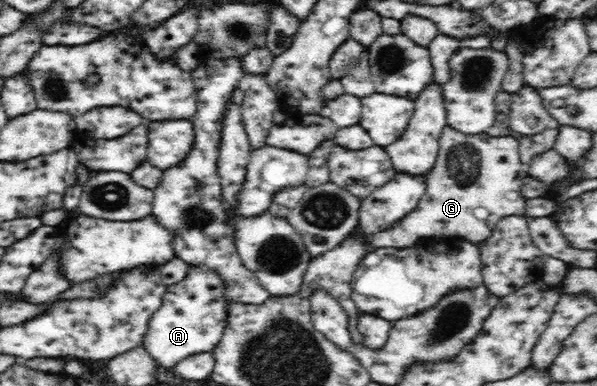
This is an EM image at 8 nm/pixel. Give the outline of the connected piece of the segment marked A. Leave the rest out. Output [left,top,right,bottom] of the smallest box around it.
[143,264,230,368]

